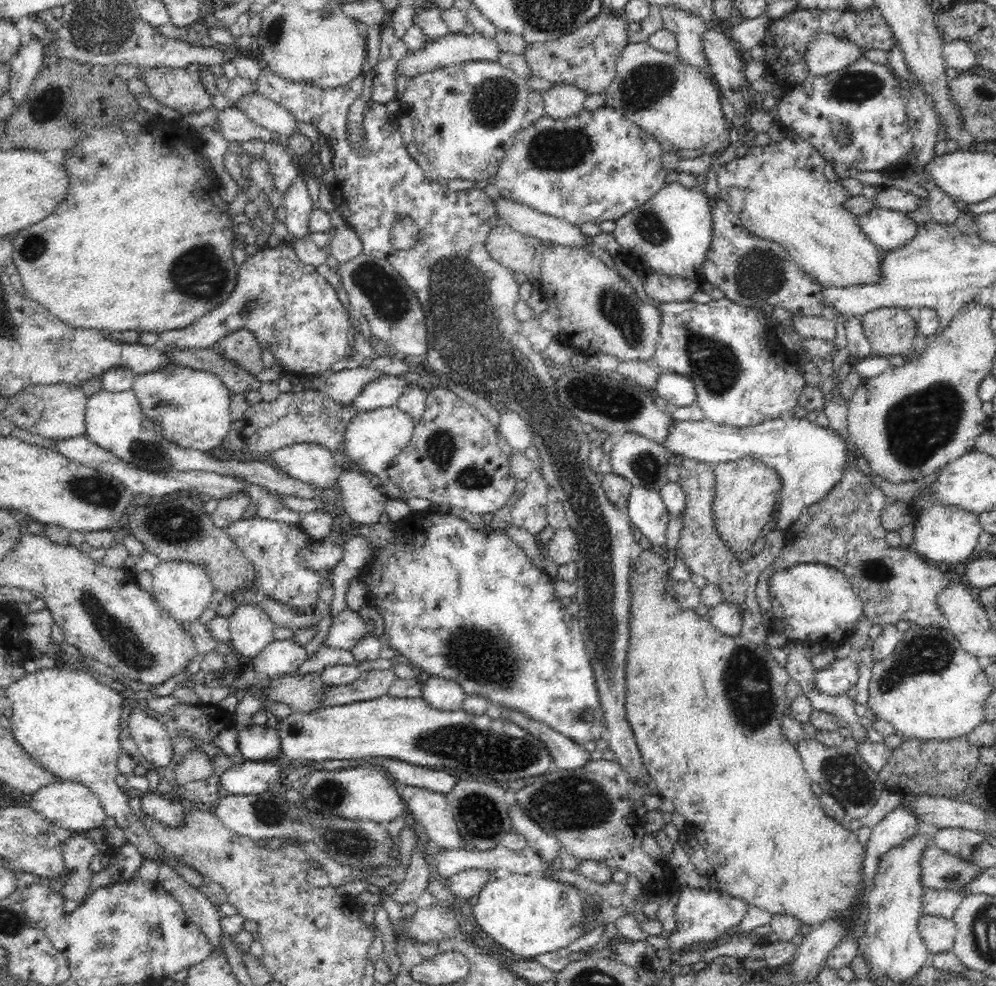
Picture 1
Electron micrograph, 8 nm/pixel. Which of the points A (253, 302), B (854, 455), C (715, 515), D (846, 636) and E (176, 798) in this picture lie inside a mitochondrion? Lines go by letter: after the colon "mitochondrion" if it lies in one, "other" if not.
A: mitochondrion
B: other
C: other
D: other
E: other

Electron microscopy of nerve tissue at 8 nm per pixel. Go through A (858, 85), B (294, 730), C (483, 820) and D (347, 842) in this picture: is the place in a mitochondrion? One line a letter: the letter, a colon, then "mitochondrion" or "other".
A: mitochondrion
B: other
C: mitochondrion
D: mitochondrion

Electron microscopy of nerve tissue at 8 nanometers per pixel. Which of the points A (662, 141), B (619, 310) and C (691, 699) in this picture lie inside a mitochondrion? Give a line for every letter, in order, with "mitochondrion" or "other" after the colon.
A: other
B: mitochondrion
C: other

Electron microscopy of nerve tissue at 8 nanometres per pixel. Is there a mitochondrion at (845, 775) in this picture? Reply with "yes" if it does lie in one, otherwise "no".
yes

